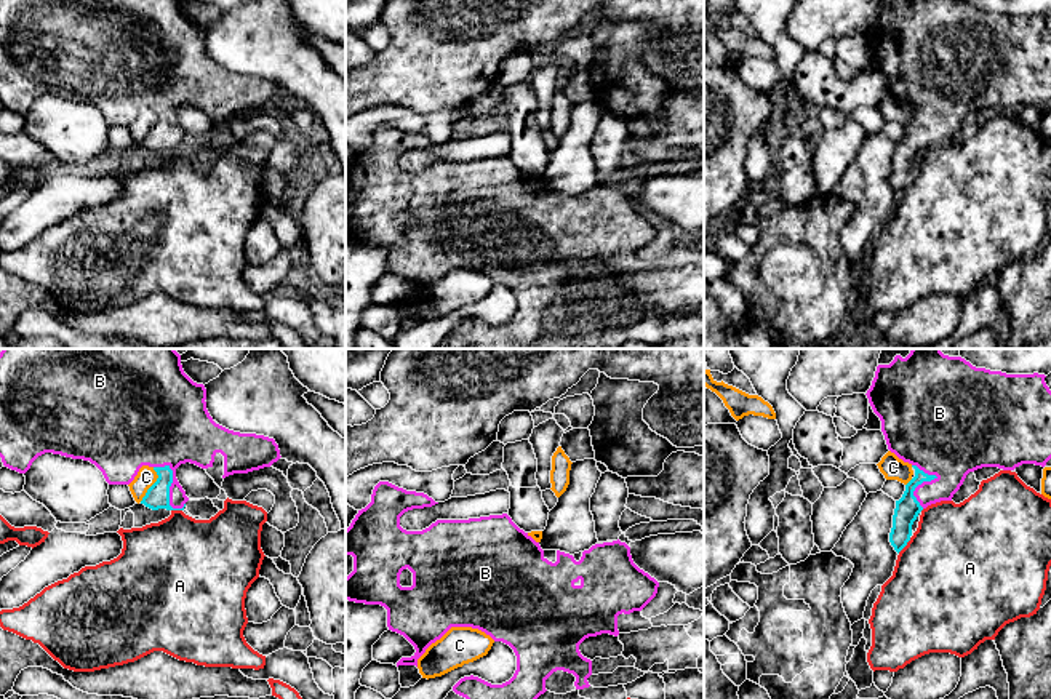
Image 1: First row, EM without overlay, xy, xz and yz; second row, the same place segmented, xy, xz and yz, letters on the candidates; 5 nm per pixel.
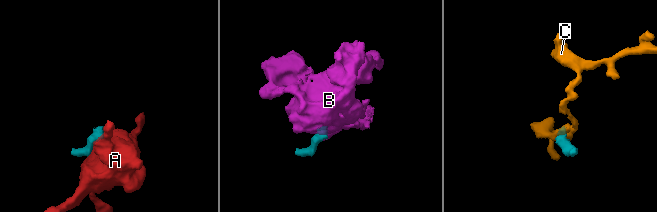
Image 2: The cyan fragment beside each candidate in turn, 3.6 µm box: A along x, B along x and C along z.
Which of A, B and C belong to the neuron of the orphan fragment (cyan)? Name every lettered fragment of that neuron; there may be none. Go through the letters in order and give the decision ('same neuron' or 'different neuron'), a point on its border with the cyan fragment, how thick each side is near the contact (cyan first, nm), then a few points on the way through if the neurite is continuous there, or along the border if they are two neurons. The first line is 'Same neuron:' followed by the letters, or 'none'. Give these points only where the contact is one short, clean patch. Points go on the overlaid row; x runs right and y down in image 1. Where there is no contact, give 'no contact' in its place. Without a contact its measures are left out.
Same neuron: B
A: different neuron; contact yz (904, 546); calibres 120 and 500 nm; border yz (911, 538), (898, 552)
B: same neuron; contact xy (170, 485); calibres 120 and 300 nm; way xy (157, 496), (170, 485), (170, 435)
C: different neuron; contact xy (152, 485); calibres 120 and 100 nm; border xy (154, 467), (157, 480), (139, 501)

